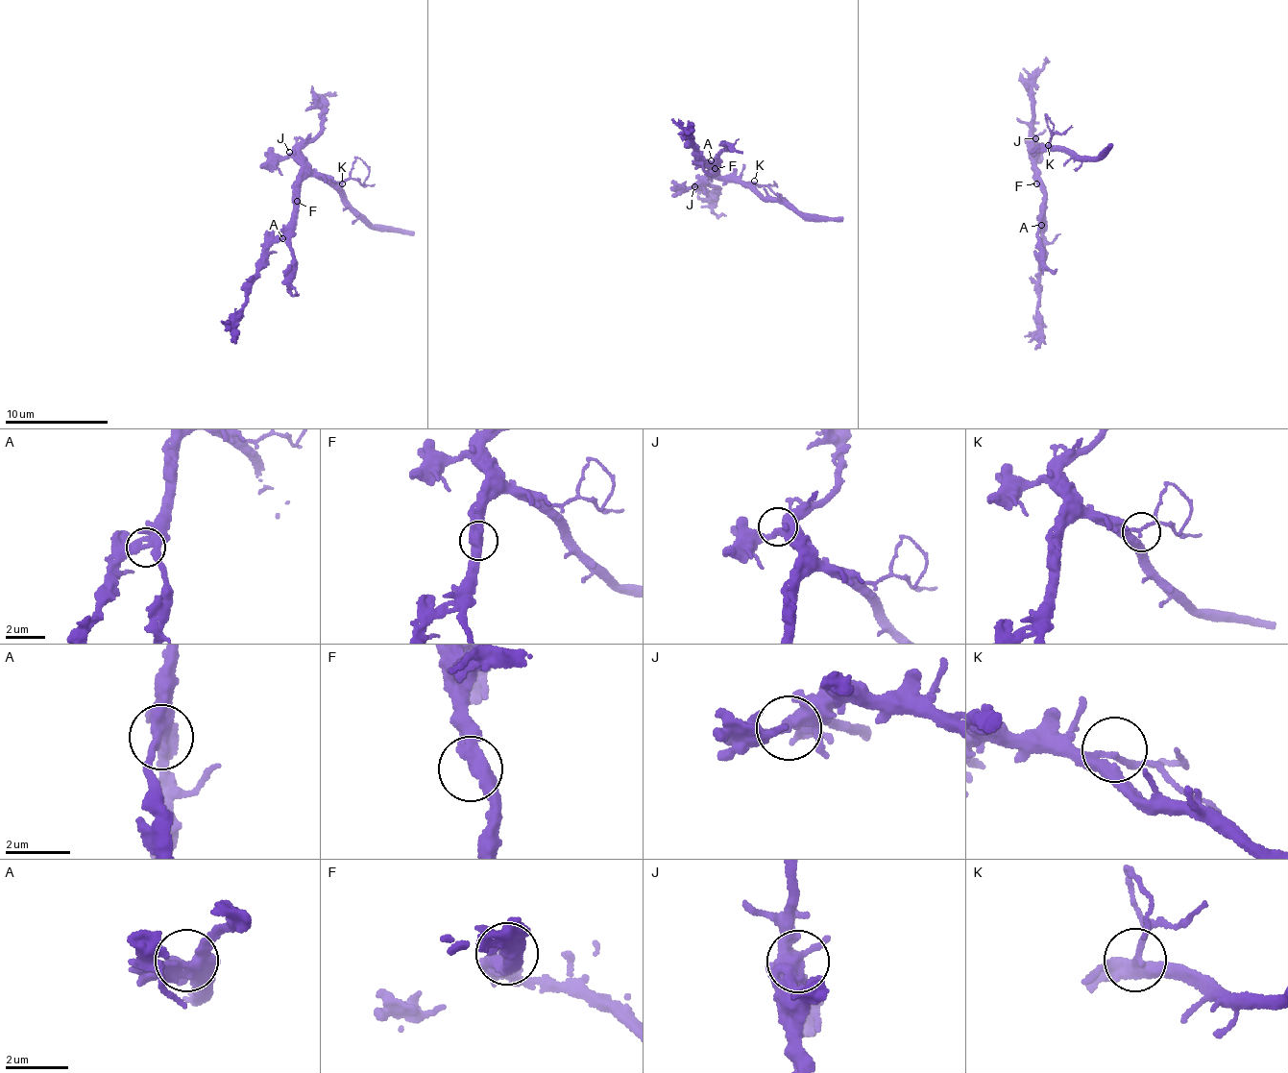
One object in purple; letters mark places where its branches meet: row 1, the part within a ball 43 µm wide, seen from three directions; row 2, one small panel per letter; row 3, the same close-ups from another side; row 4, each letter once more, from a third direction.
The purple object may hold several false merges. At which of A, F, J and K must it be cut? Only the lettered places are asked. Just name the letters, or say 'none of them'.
none of them

